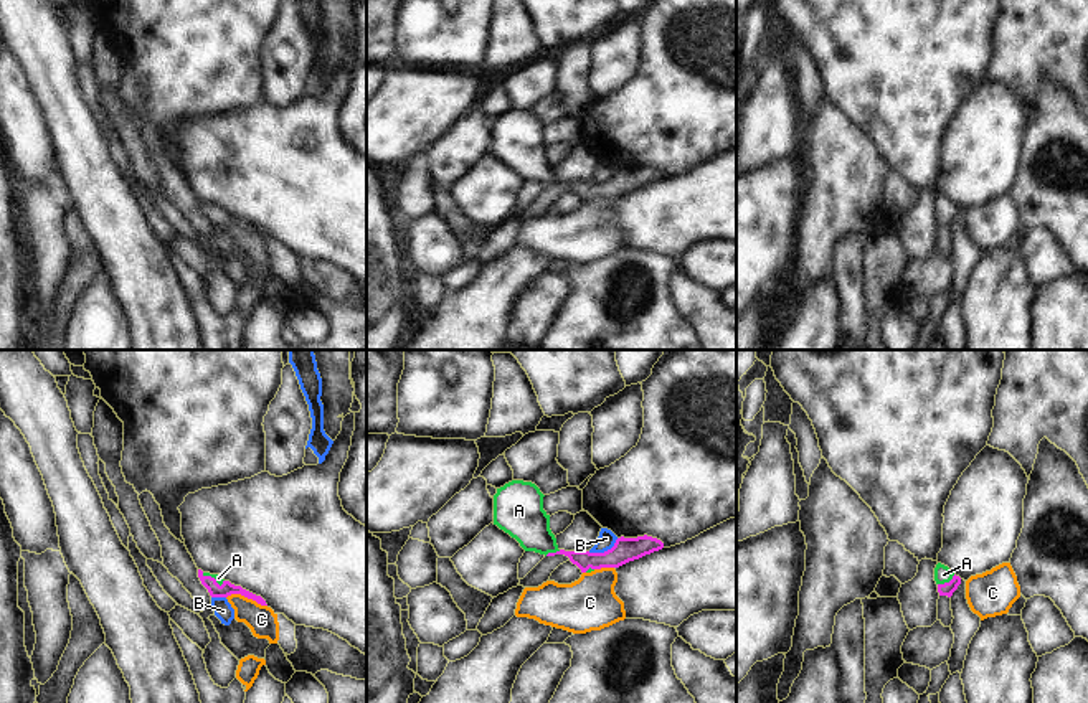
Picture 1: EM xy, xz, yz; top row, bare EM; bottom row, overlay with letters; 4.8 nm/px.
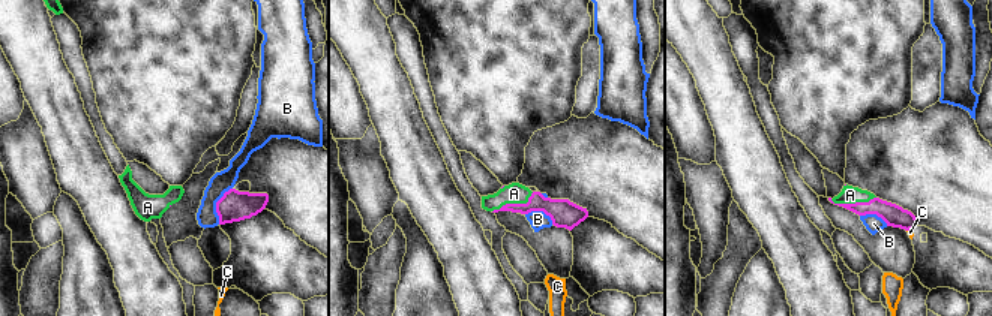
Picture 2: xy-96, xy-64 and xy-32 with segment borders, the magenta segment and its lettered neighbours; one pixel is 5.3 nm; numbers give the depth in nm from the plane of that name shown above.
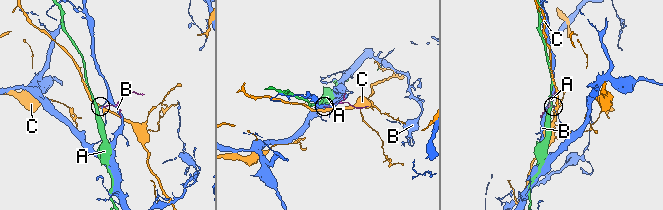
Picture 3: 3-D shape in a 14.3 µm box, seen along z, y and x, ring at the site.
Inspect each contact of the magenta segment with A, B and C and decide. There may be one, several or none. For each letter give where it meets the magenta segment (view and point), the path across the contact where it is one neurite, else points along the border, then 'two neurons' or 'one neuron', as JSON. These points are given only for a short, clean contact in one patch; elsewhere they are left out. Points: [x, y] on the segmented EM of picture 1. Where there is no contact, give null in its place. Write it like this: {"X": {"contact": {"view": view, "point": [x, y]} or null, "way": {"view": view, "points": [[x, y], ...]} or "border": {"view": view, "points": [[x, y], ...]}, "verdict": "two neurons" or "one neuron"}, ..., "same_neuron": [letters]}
{"A": {"contact": {"view": "yz", "point": [946, 583]}, "way": {"view": "yz", "points": [[948, 588], [946, 583], [943, 575]]}, "verdict": "one neuron"}, "B": {"contact": {"view": "xz", "point": [605, 552]}, "verdict": "two neurons"}, "C": {"contact": {"view": "xy", "point": [246, 596]}, "border": {"view": "xy", "points": [[227, 596], [243, 594], [266, 606]]}, "verdict": "two neurons"}, "same_neuron": ["A"]}

